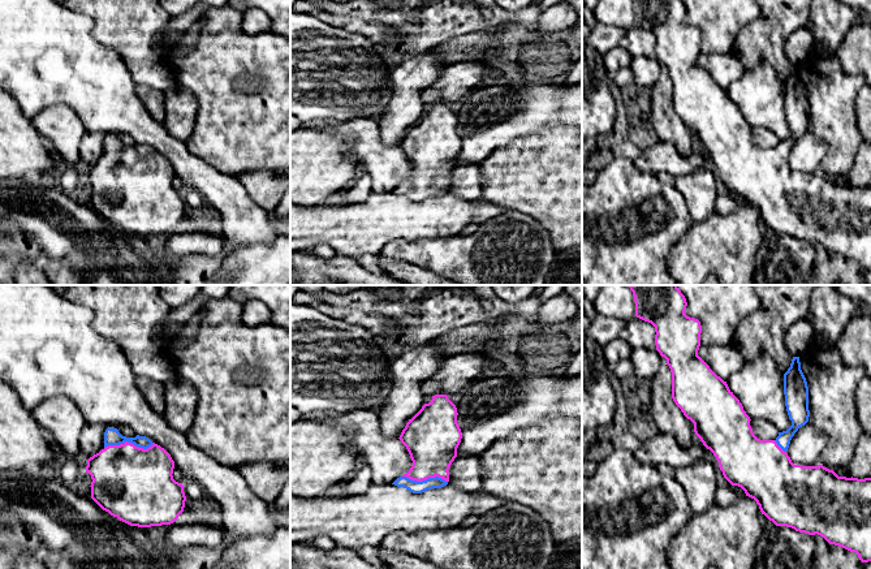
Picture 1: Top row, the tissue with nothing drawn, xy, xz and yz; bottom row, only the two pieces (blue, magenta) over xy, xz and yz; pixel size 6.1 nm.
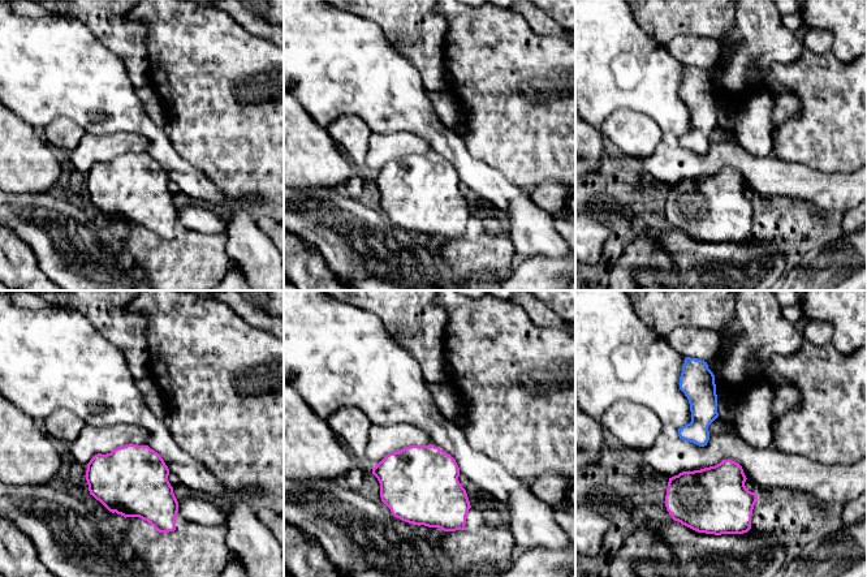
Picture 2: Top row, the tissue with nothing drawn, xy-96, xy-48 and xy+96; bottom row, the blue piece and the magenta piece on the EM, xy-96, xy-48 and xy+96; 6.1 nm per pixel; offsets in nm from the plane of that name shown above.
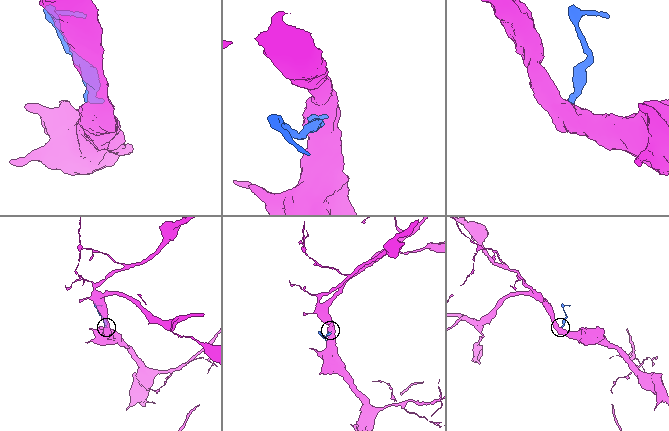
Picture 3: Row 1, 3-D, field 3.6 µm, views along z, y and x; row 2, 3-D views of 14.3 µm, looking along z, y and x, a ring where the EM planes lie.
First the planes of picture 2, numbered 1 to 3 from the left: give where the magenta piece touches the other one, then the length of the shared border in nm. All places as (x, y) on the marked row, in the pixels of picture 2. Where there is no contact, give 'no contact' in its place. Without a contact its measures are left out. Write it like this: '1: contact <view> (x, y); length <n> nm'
1: no contact
2: no contact
3: no contact

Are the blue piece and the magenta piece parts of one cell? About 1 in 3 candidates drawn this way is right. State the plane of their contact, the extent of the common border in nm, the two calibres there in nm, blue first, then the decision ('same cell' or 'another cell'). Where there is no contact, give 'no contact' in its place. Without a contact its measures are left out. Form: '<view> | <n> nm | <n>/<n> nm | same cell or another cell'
xy | 320 nm | 100/460 nm | same cell

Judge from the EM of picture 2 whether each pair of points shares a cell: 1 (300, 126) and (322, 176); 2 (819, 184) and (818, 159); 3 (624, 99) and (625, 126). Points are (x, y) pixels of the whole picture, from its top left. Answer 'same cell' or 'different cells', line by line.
1: same cell
2: different cells
3: different cells

